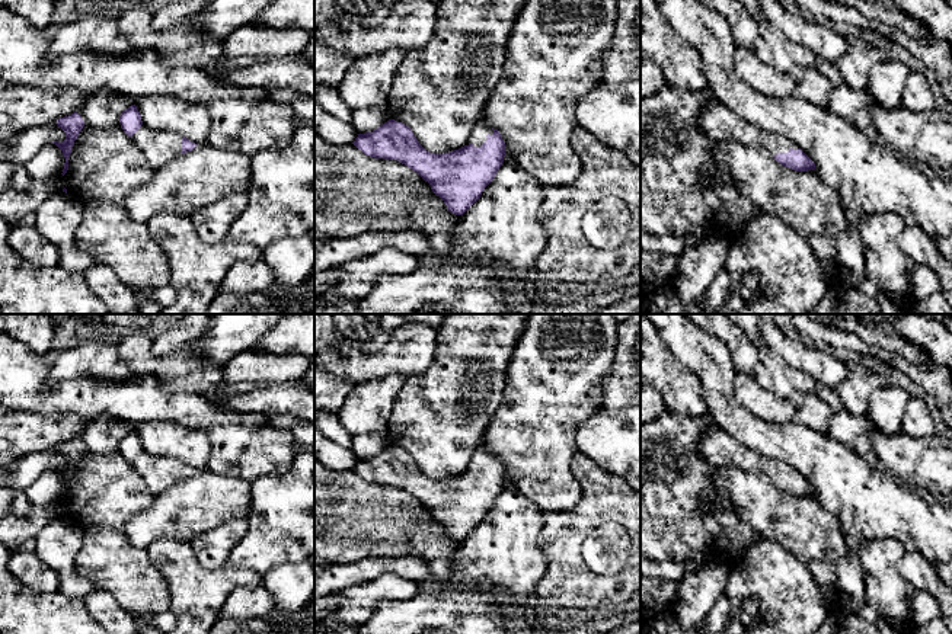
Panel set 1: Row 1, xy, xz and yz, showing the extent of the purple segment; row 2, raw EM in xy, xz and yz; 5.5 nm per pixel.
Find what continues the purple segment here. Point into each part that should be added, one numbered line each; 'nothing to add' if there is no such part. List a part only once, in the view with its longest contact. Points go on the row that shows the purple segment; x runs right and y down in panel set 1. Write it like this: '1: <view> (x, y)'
1: xz (481, 130)

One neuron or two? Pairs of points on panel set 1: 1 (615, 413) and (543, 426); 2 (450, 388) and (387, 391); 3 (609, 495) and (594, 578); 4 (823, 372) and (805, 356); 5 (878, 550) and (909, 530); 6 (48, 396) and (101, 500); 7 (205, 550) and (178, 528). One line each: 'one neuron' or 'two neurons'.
1: two neurons
2: two neurons
3: one neuron
4: one neuron
5: two neurons
6: two neurons
7: two neurons

